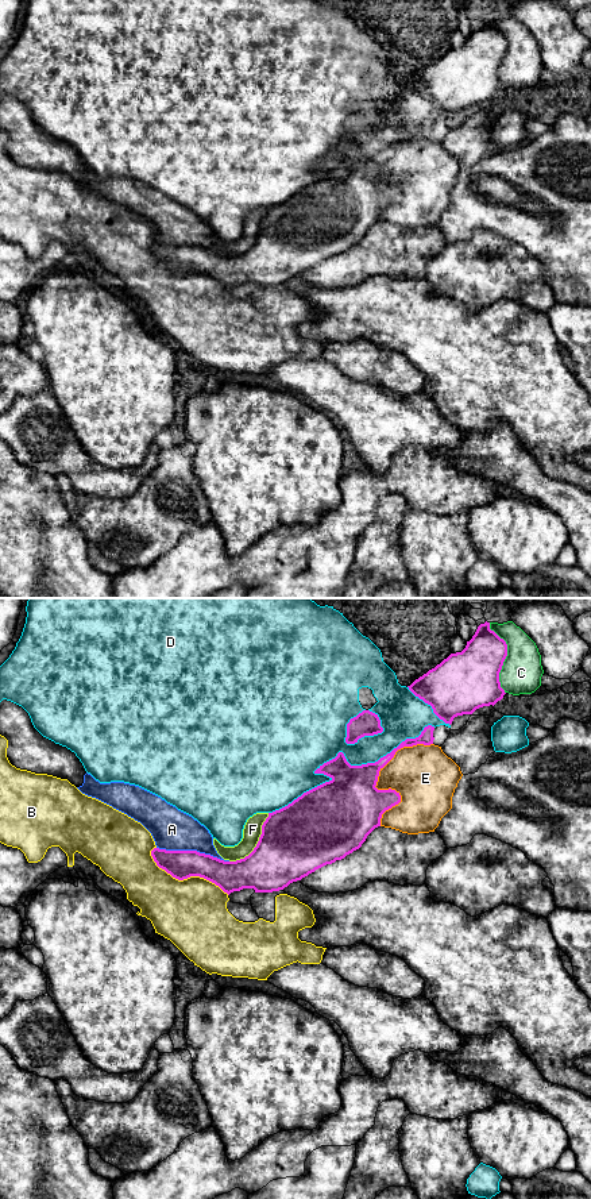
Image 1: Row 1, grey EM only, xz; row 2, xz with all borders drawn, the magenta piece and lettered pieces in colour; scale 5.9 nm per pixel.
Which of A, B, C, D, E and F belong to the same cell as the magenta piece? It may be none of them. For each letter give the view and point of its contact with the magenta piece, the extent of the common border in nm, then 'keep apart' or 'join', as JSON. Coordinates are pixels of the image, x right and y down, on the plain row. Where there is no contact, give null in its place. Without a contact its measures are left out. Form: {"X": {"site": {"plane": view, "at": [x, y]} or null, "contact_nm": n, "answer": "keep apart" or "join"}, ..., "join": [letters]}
{"A": {"site": {"plane": "xz", "at": [193, 246]}, "contact_nm": 440, "answer": "keep apart"}, "B": {"site": {"plane": "xz", "at": [186, 273]}, "contact_nm": 550, "answer": "keep apart"}, "C": {"site": {"plane": "xz", "at": [505, 53]}, "contact_nm": 440, "answer": "keep apart"}, "D": {"site": {"plane": "xz", "at": [338, 149]}, "contact_nm": 1100, "answer": "keep apart"}, "E": {"site": {"plane": "xz", "at": [377, 176]}, "contact_nm": 600, "answer": "keep apart"}, "F": {"site": {"plane": "xz", "at": [258, 238]}, "contact_nm": 380, "answer": "keep apart"}, "join": []}

